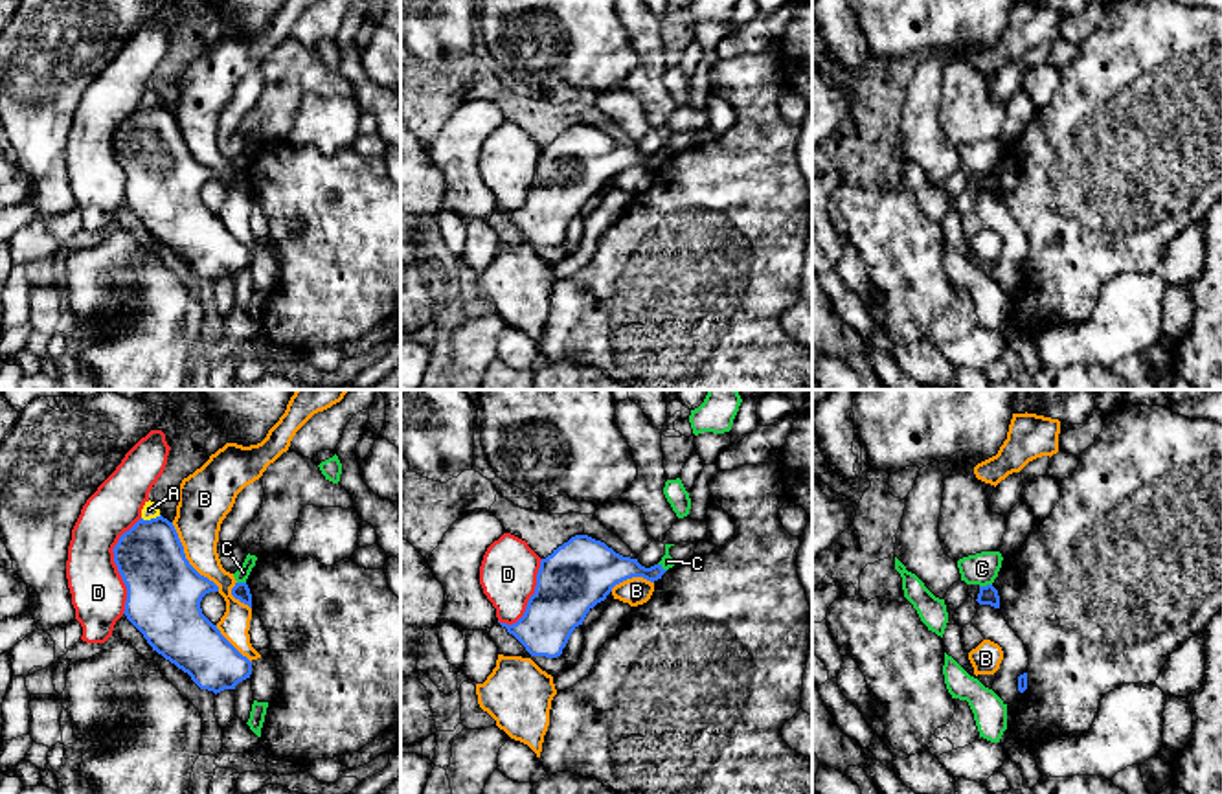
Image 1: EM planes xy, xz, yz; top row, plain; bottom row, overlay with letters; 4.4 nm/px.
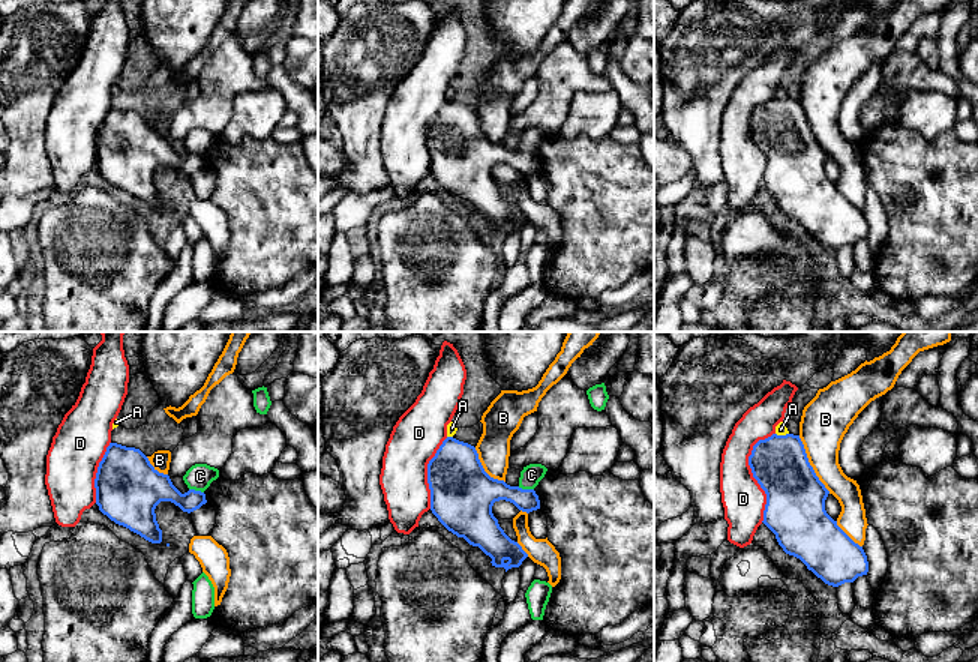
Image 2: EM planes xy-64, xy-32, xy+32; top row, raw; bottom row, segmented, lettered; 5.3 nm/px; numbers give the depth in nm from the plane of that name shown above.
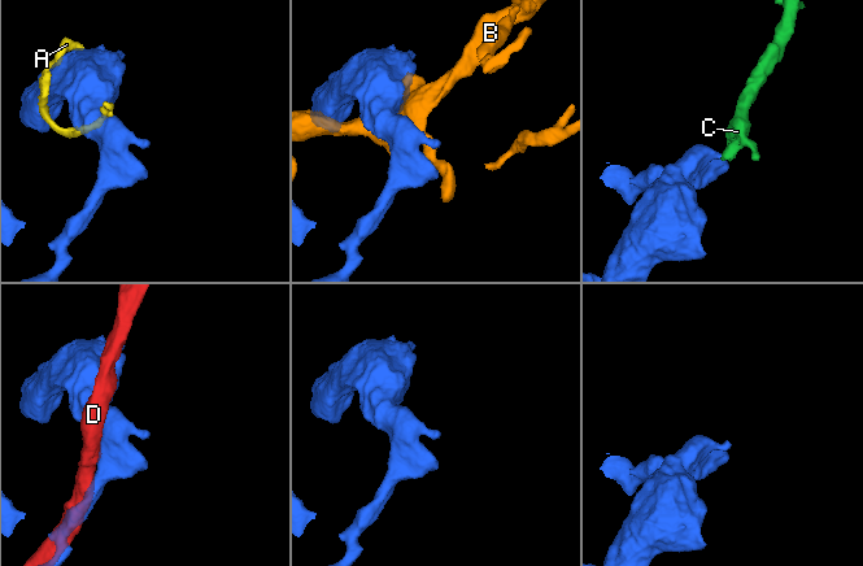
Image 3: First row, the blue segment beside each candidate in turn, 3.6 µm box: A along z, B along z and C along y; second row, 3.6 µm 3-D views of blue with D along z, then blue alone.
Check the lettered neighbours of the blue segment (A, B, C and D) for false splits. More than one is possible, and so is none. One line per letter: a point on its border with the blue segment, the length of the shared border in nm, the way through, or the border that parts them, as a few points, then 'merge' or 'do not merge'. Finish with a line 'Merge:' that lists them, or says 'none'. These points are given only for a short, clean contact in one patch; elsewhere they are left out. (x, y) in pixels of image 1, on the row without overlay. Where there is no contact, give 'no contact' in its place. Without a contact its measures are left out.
A: contact xy (151, 107); length 90 nm; do not merge
B: contact xy (186, 147); length 360 nm; do not merge
C: contact yz (987, 173); length 60 nm; border yz (991, 171), (980, 175); do not merge
D: contact xy (116, 153); length 440 nm; do not merge
Merge: none

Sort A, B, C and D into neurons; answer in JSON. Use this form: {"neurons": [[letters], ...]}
{"neurons": [["A"], ["B"], ["C"], ["D"]]}

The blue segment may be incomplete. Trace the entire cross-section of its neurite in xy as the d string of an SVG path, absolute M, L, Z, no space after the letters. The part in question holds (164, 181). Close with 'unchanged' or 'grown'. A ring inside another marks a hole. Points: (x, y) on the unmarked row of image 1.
M140 107L112 140L127 175L123 202L153 239L215 283L250 267L252 250L202 202L202 186L219 175L189 153L173 110Z; unchanged

